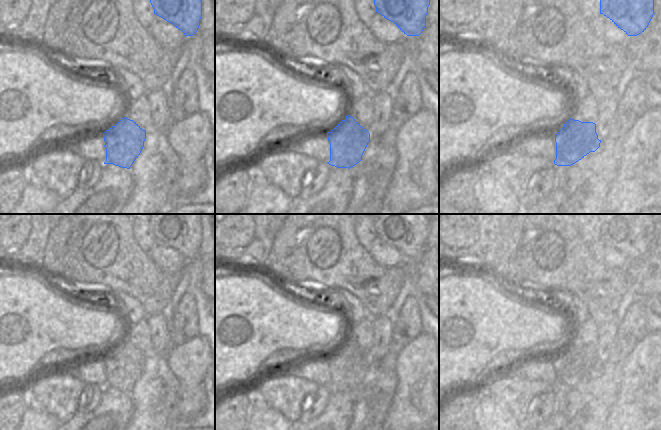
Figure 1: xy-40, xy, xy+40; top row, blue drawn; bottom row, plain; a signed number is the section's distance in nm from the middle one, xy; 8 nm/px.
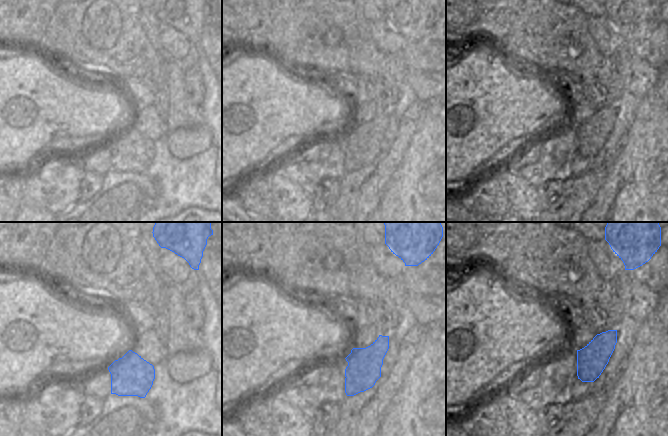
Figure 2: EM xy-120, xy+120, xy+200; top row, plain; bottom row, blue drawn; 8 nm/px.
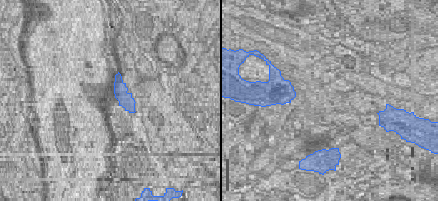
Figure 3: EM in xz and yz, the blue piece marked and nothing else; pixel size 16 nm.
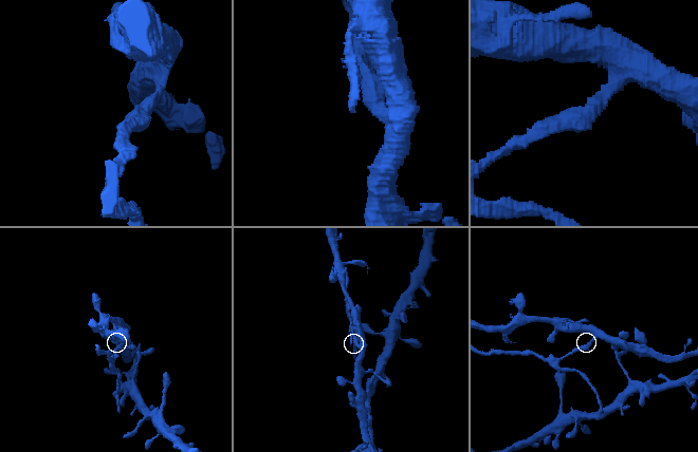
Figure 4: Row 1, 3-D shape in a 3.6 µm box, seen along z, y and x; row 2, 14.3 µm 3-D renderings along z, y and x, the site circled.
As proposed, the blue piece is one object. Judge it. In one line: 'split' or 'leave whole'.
split

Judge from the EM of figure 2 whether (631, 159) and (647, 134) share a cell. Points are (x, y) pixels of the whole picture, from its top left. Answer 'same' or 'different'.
same

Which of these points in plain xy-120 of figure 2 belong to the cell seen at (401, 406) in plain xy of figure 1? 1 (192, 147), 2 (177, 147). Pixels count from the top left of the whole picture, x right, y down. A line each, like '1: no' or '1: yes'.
1: yes
2: yes

